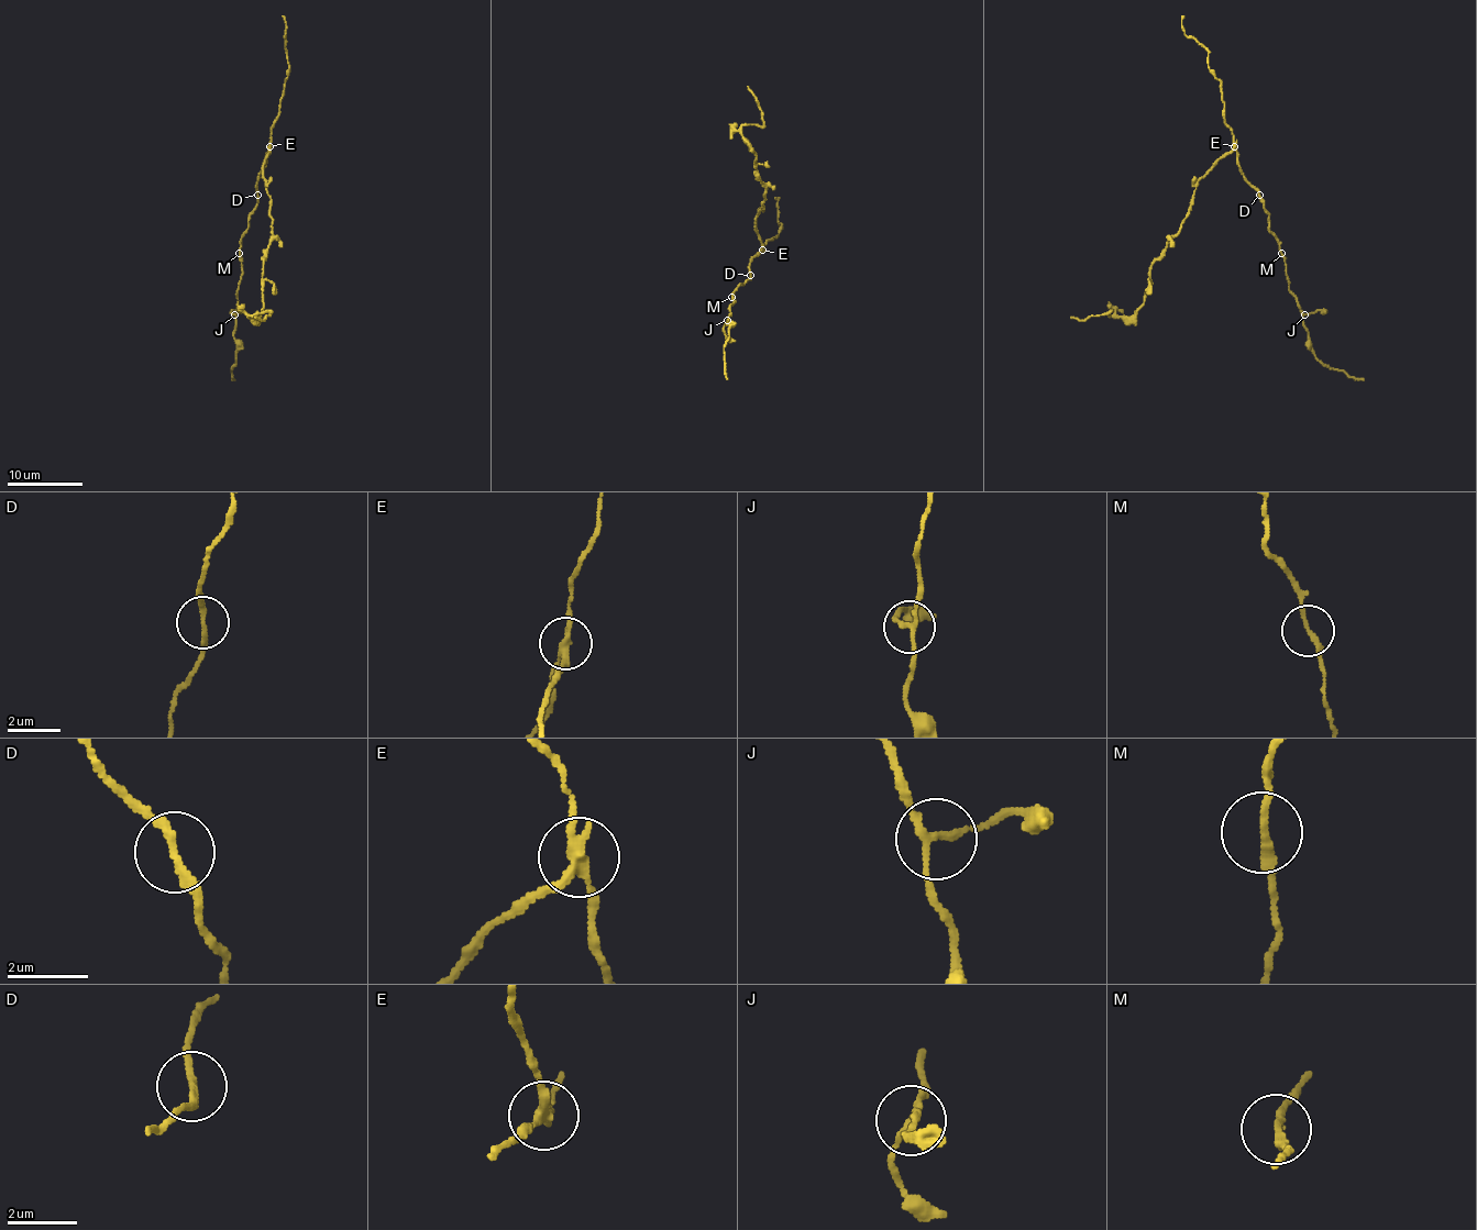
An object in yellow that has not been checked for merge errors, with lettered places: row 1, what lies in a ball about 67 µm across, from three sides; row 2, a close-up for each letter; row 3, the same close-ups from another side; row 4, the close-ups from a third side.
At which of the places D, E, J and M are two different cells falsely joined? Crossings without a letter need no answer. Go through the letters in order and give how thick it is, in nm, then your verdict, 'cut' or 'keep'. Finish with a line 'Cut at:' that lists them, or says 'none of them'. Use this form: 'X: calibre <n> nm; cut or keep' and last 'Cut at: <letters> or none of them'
D: calibre 190 nm; keep
E: calibre 240 nm; cut
J: calibre 150 nm; keep
M: calibre 200 nm; keep
Cut at: E

